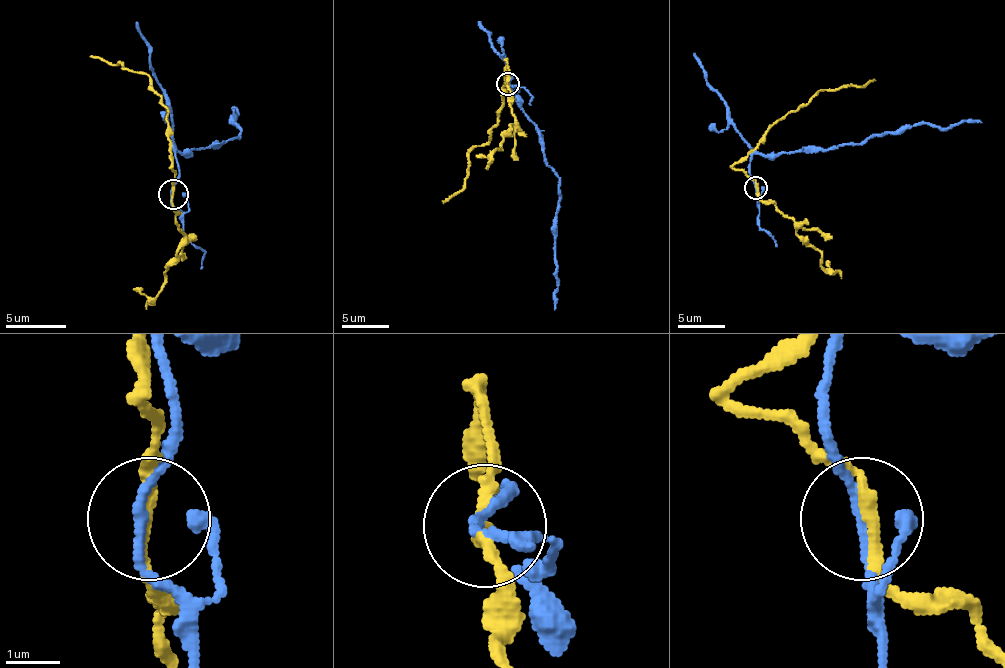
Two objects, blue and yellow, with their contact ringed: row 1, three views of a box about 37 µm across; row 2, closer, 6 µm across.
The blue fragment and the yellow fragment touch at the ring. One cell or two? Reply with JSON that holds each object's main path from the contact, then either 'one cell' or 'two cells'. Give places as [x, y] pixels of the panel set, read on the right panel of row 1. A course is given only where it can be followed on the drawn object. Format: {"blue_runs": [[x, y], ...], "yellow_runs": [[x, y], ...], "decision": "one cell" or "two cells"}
{"blue_runs": [[755, 188], [750, 174], [755, 153], [835, 149], [921, 123], [952, 127], [966, 120], [982, 123]], "yellow_runs": [[755, 188], [734, 165], [778, 120], [809, 102], [816, 92], [872, 81]], "decision": "two cells"}

